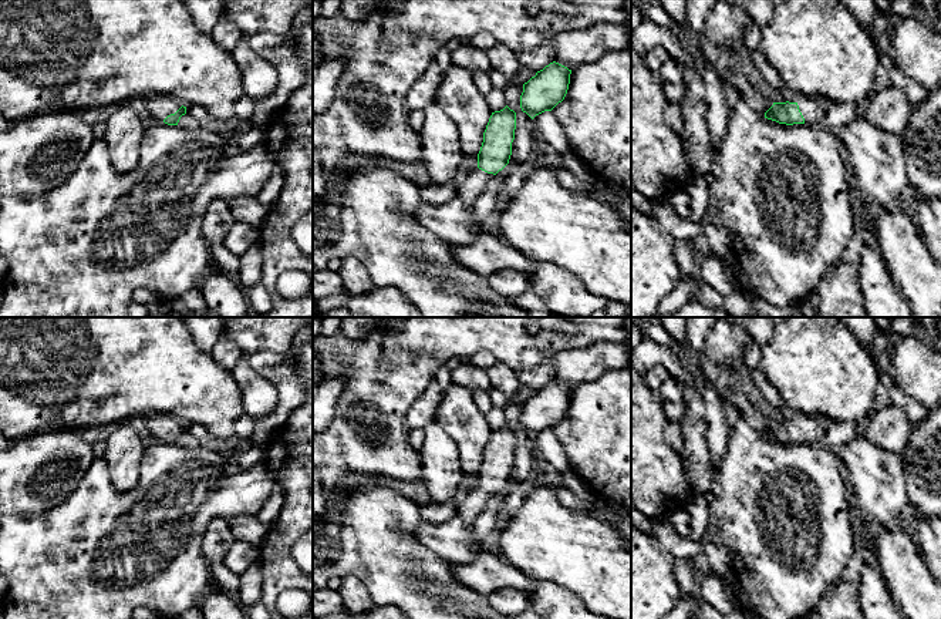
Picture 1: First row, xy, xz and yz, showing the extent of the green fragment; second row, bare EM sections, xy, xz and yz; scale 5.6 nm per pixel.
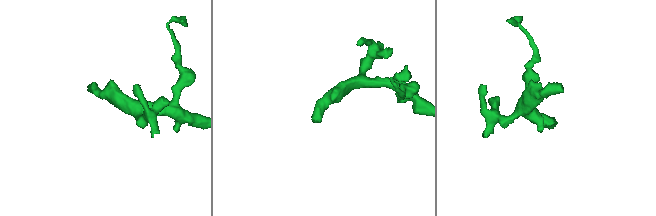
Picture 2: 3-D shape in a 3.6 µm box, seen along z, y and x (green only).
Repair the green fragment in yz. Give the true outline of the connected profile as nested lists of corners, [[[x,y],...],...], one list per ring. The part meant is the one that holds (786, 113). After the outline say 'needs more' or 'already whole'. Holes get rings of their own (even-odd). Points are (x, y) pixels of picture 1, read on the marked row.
[[[824,97],[802,98],[799,102],[773,102],[765,112],[765,118],[786,125],[806,124],[819,127],[820,120],[833,105],[834,102]]]; needs more

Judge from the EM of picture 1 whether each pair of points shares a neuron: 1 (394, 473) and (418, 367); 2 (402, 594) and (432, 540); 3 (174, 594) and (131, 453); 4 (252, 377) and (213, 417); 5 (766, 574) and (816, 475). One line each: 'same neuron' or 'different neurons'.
1: same neuron
2: different neurons
3: different neurons
4: different neurons
5: same neuron

